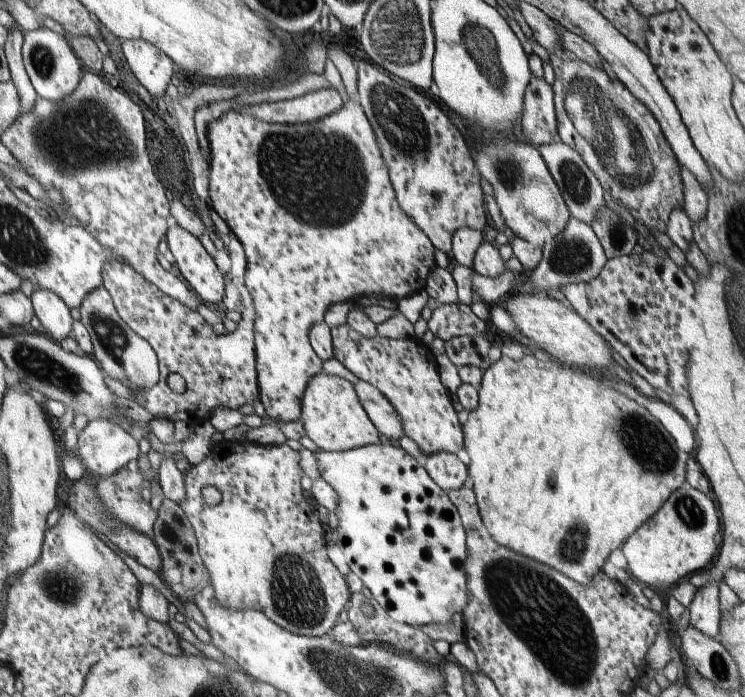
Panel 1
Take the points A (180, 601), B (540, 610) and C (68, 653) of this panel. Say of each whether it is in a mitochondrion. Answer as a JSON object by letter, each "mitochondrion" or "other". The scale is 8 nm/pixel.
{"A":"other","B":"mitochondrion","C":"other"}

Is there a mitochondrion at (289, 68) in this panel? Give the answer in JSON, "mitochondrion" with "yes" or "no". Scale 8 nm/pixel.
{"mitochondrion":"no"}

